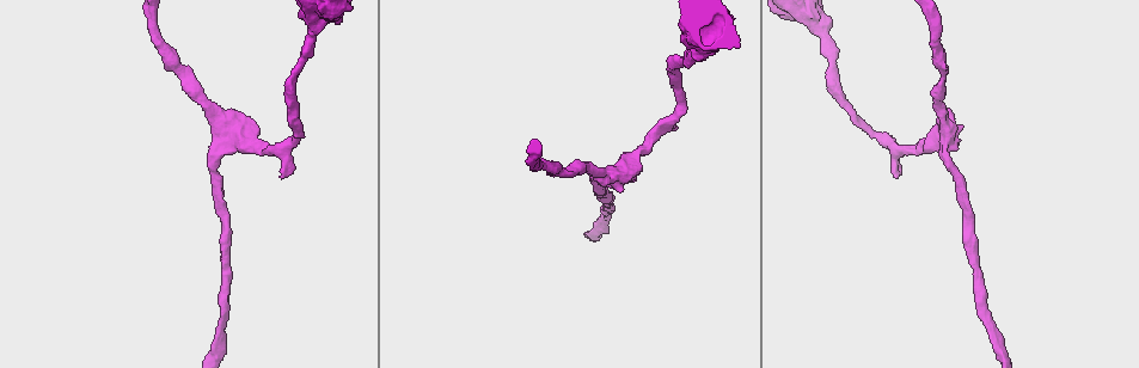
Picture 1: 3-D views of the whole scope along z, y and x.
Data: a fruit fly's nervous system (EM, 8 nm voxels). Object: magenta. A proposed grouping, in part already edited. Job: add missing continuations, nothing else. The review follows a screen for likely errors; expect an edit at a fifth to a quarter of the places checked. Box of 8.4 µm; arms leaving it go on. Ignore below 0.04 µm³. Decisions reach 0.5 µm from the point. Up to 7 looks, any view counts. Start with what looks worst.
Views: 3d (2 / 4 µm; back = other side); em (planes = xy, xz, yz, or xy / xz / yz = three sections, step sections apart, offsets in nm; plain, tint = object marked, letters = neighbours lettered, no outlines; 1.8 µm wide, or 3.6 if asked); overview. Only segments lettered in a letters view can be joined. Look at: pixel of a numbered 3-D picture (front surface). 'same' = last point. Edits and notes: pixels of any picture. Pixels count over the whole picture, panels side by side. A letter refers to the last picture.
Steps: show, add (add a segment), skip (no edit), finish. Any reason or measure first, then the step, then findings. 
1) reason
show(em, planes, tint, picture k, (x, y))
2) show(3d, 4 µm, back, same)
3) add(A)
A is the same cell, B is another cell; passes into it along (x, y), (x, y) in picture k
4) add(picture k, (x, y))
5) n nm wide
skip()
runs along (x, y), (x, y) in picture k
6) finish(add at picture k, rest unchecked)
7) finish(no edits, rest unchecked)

free end
show(em, planes, tint, picture 1, (893, 176))

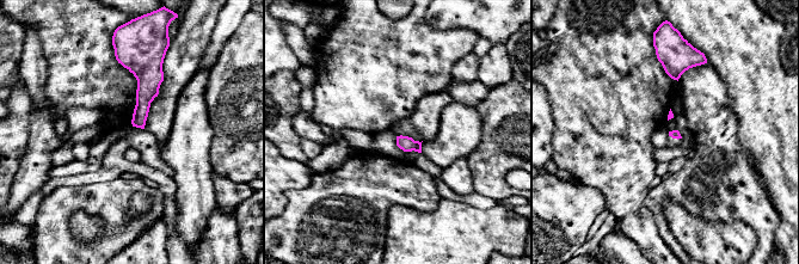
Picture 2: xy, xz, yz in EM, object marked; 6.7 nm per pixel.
show(em, planes, letters, same)

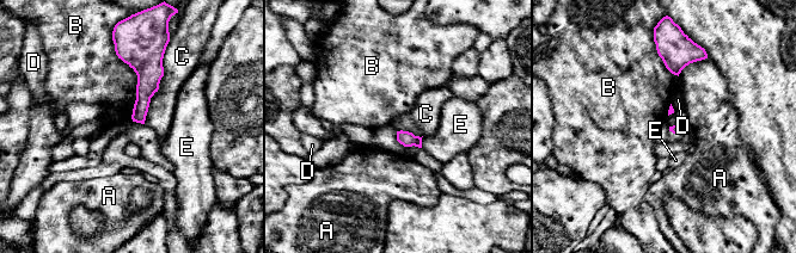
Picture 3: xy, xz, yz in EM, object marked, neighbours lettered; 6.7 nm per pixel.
skip()
A, B, C, D and E are other cells; border along (114, 47), (136, 75), (132, 116) in picture 3; none of them fits

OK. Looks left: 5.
calibre changes
show(em, 3.6 µm, planes, tint, picture 1, (713, 31))

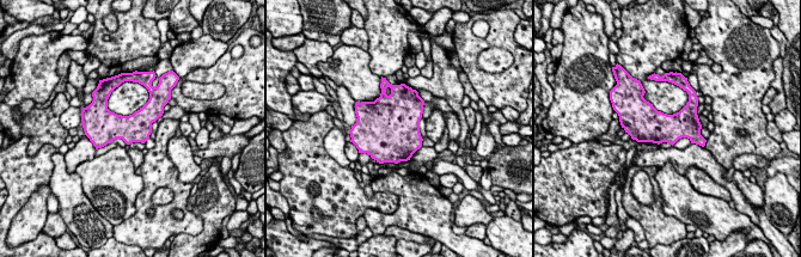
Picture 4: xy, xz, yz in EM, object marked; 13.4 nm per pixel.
show(em, 3.6 µm, planes, letters, same)

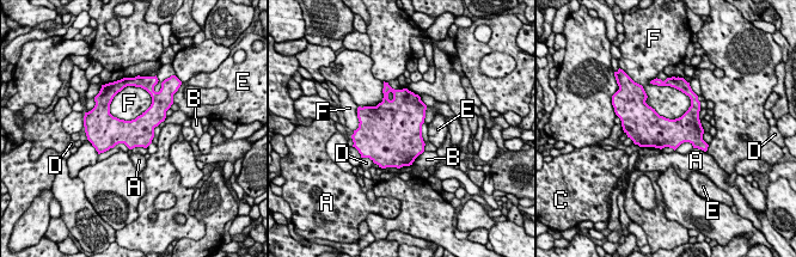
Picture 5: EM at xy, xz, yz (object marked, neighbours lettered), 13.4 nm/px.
skip()
A, B, C, D, E and F are other cells; border along (151, 95), (134, 118), (109, 112) in picture 5; no lettered segment goes on from it

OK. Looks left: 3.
sudden change in width
show(em, yz, step 16, tint, picture 1, (945, 135))

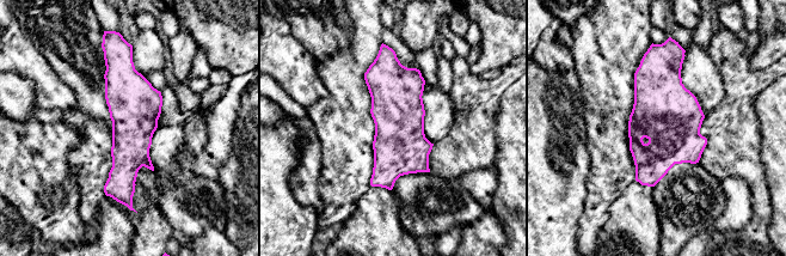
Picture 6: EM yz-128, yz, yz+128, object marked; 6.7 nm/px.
another direction
show(em, planes, letters, same)

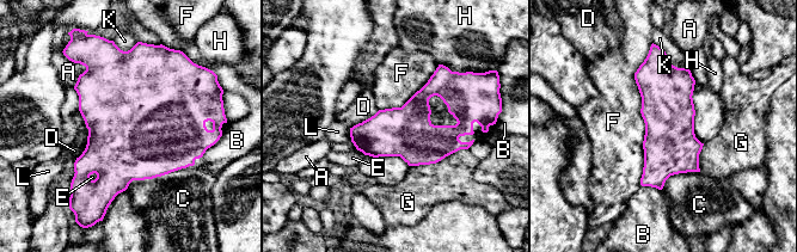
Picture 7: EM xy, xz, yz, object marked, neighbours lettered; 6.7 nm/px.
340 nm wide
skip()
A, B, C, D, E, F, G, H, K and L are other cells; border along (653, 43), (635, 73), (639, 184) in picture 7; none of them fits

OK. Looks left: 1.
finish(no edits, rest unchecked)

